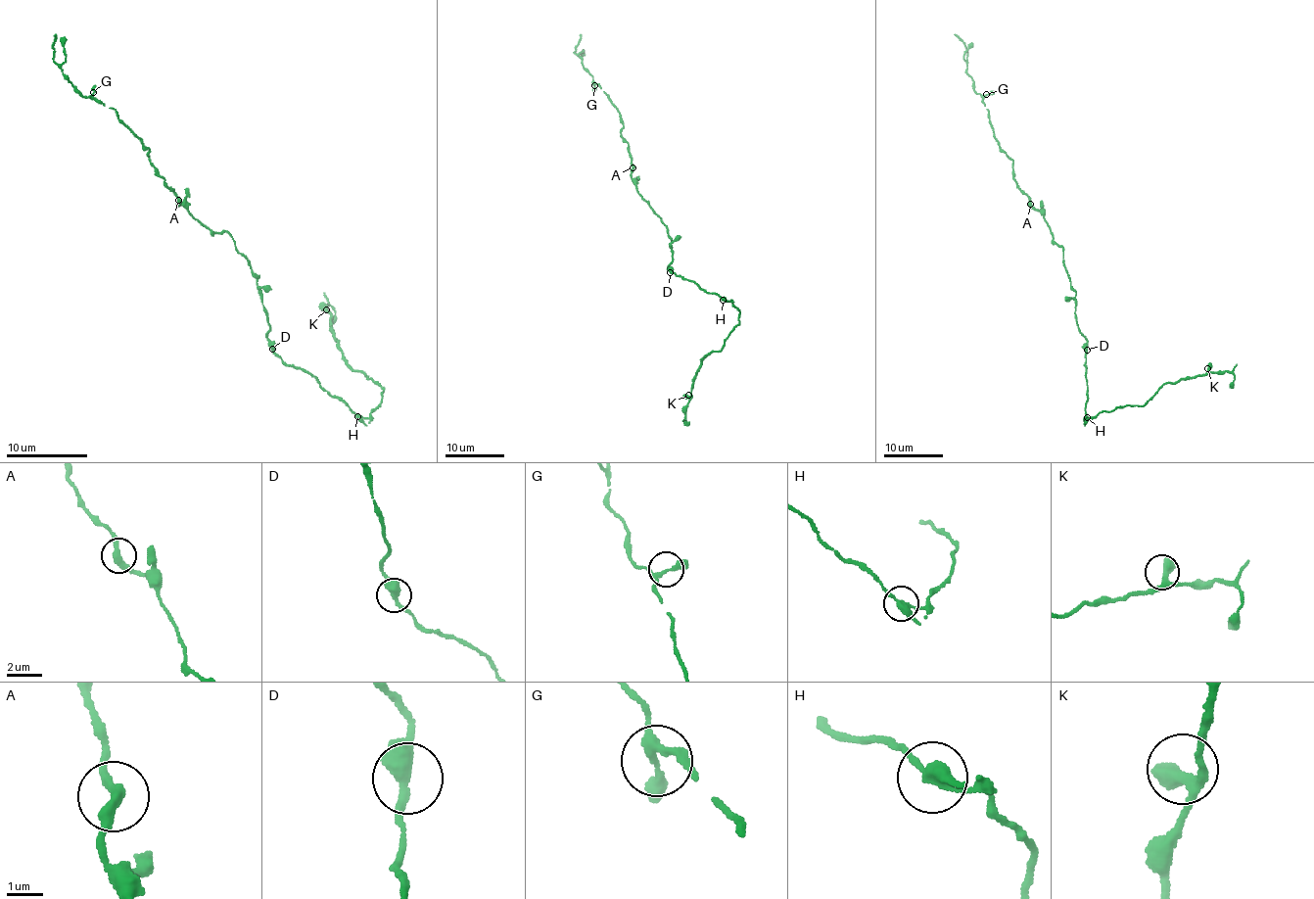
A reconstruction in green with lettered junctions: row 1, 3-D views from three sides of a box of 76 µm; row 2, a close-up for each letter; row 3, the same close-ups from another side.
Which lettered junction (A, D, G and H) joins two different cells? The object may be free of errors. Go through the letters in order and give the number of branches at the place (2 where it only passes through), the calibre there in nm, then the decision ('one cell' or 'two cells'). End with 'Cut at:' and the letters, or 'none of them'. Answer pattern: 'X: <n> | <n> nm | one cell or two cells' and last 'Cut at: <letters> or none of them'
A: 2 | 320 nm | one cell
D: 2 | 440 nm | one cell
G: 3 | 240 nm | one cell
H: 3 | 280 nm | two cells
Cut at: H

